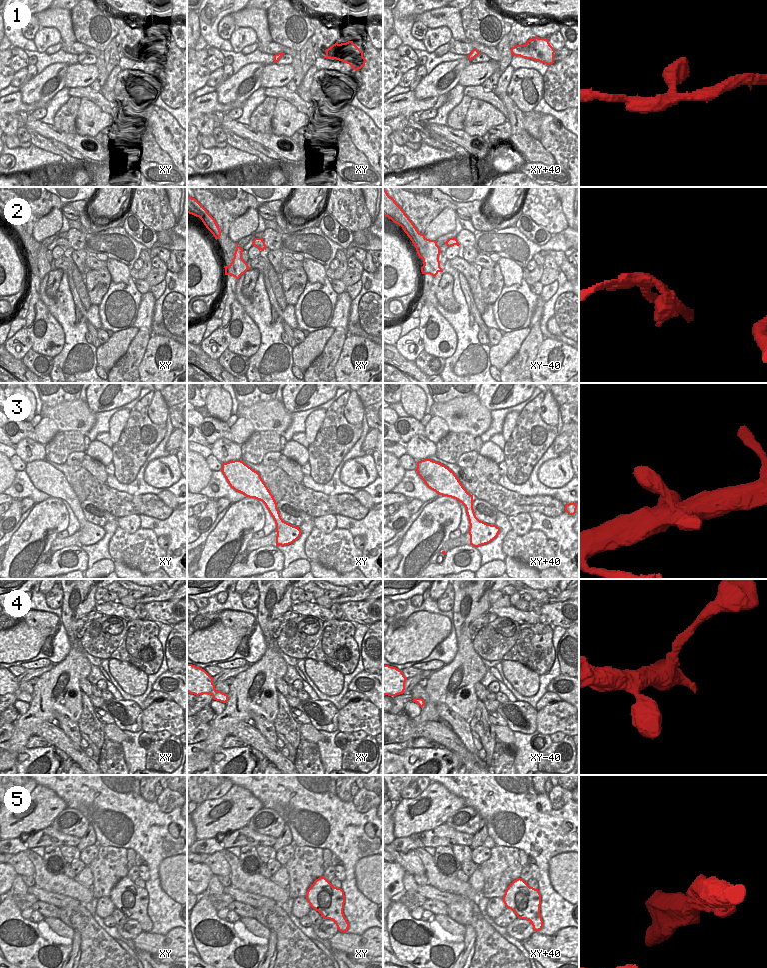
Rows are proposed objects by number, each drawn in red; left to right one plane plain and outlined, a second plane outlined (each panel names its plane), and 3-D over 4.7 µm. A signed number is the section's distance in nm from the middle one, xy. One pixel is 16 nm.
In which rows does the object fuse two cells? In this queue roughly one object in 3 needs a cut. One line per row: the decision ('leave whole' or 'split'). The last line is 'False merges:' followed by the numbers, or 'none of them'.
1: leave whole
2: split
3: leave whole
4: leave whole
5: leave whole
False merges: 2

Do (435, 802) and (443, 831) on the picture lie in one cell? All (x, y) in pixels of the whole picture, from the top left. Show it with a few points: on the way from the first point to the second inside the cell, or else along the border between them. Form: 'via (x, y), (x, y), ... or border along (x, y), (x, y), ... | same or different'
border along (445, 821), (432, 829), (419, 833) | different

